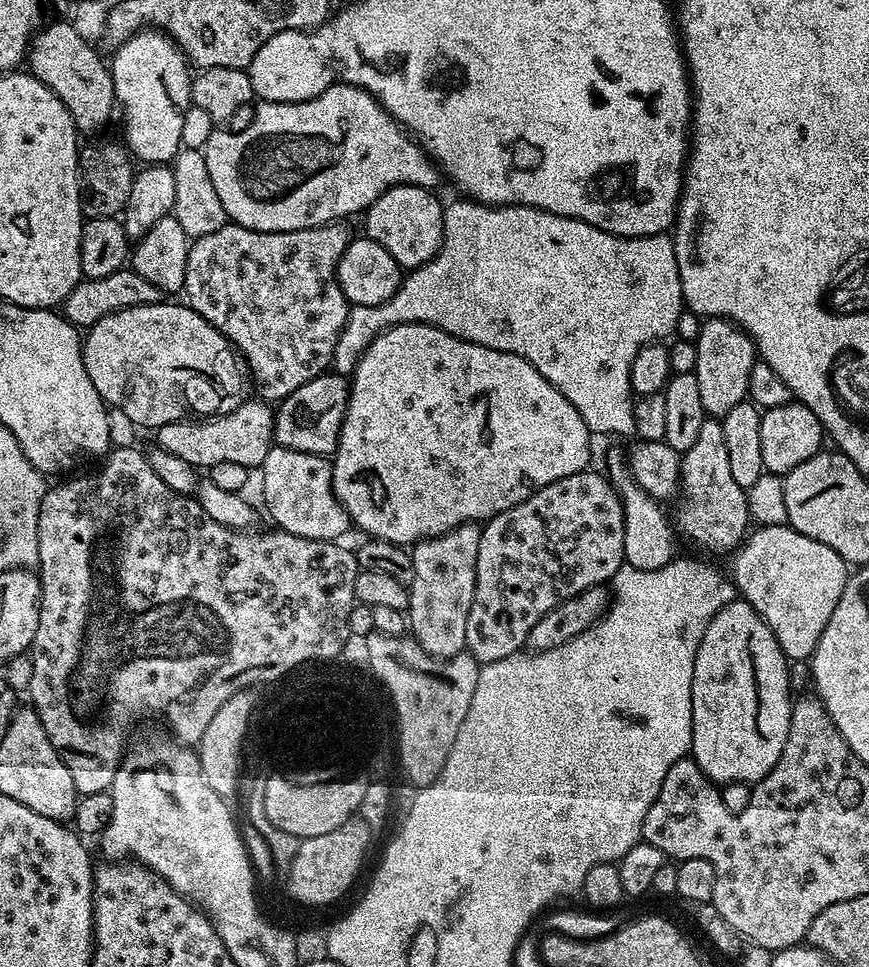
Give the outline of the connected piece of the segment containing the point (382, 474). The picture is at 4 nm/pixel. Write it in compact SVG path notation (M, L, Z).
M399 324L373 338L351 374L346 414L338 446L330 460L332 489L338 502L346 510L349 521L355 527L357 524L365 532L365 537L394 542L401 546L415 546L431 536L446 534L460 524L487 522L493 516L518 506L518 502L530 498L535 492L542 490L542 486L550 486L550 482L558 482L570 474L585 471L589 467L588 459L592 456L588 439L588 427L578 410L574 410L568 399L550 382L546 382L546 378L542 378L542 374L538 374L538 370L534 370L528 360L502 350L478 346L469 340L460 340L457 336L429 324Z

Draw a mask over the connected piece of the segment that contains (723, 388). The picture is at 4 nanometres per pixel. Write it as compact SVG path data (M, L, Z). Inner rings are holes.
M708 318L701 324L704 325L701 326L700 333L694 336L698 350L695 371L698 391L702 397L705 413L712 418L723 418L726 414L730 414L730 410L734 410L734 406L748 400L750 372L754 370L758 359L756 343L733 320Z

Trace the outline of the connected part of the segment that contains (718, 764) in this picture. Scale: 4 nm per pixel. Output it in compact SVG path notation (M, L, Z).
M737 598L730 601L725 608L718 610L718 614L714 614L710 626L706 626L706 634L702 638L702 642L698 646L698 654L694 658L692 750L690 756L696 761L696 765L708 775L713 784L717 786L726 784L755 785L757 780L761 780L763 776L770 774L770 770L778 762L778 758L782 754L782 746L786 746L786 734L790 730L790 718L792 717L794 703L794 695L792 696L791 690L788 689L788 667L790 667L790 661L788 657L782 654L782 646L778 646L778 638L774 638L770 626L766 626L764 619L744 600Z

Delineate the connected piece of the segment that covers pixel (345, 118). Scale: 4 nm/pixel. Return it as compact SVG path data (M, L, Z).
M343 82L332 84L320 96L302 102L260 100L251 109L251 112L252 121L241 132L215 130L210 134L209 140L202 149L206 160L207 173L210 174L210 179L214 184L216 193L218 193L219 201L222 202L222 209L225 210L227 219L233 224L241 224L244 228L253 228L259 232L293 232L294 230L306 230L307 228L320 228L324 224L343 221L348 218L344 216L350 215L351 212L363 213L387 188L396 188L400 184L413 184L419 188L429 190L439 189L442 173L436 161L420 147L412 133L404 125L399 124L393 116L388 115L371 94L358 86Z

